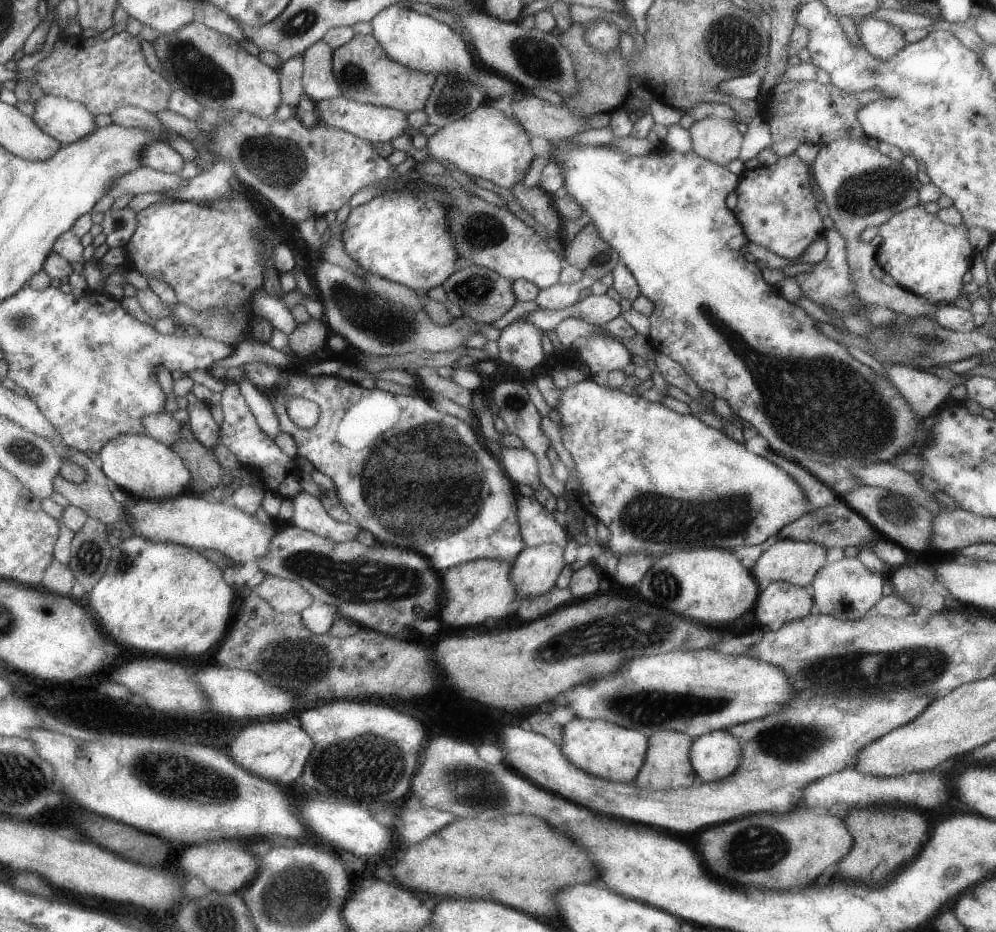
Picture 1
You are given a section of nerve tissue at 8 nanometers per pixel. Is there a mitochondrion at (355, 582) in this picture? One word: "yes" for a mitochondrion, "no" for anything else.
yes

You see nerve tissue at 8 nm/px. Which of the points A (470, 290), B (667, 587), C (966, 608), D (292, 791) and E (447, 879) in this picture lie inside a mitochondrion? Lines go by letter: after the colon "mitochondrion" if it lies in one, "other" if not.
A: mitochondrion
B: mitochondrion
C: other
D: other
E: other

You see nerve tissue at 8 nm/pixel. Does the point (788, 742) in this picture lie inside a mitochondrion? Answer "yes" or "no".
yes

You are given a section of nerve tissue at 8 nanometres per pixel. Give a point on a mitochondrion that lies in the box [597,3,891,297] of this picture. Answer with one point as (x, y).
(734, 44)

